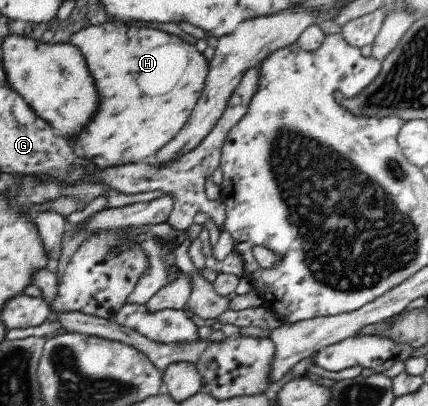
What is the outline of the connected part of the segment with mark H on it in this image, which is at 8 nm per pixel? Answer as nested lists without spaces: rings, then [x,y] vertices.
[[[118,21],[87,25],[72,32],[66,42],[81,51],[99,98],[93,118],[69,143],[71,149],[77,151],[76,158],[82,164],[105,170],[147,160],[178,136],[201,96],[201,88],[205,86],[203,80],[207,78],[209,55],[202,58],[195,46],[159,29]]]

